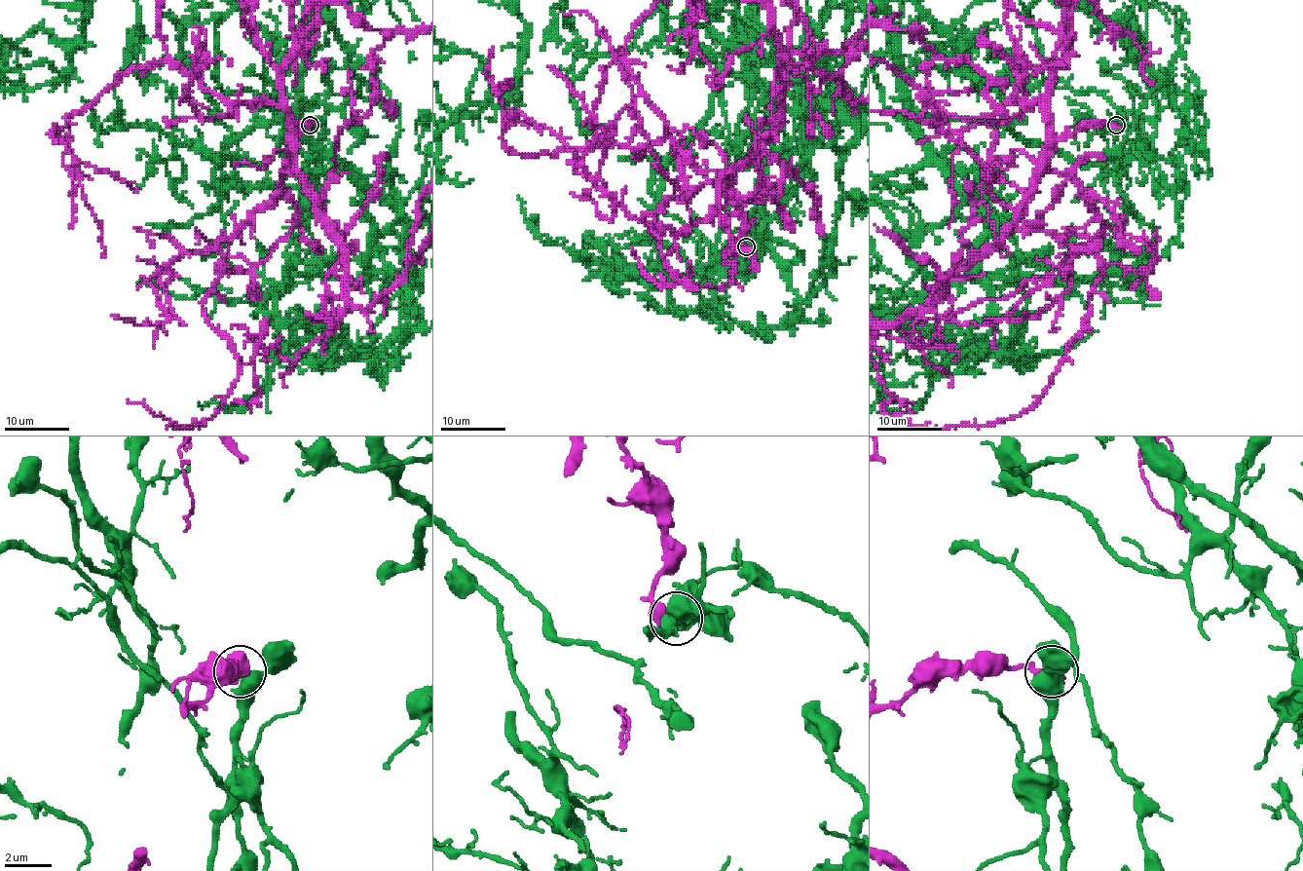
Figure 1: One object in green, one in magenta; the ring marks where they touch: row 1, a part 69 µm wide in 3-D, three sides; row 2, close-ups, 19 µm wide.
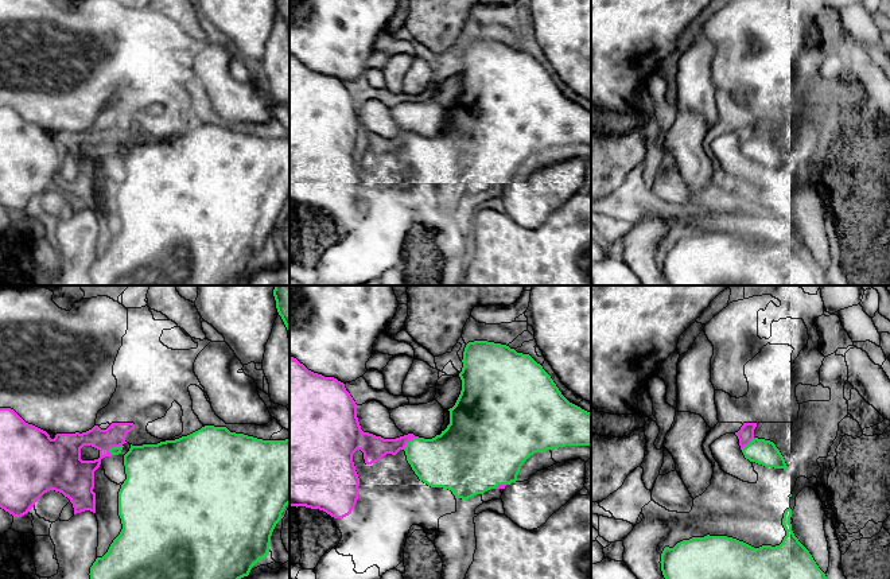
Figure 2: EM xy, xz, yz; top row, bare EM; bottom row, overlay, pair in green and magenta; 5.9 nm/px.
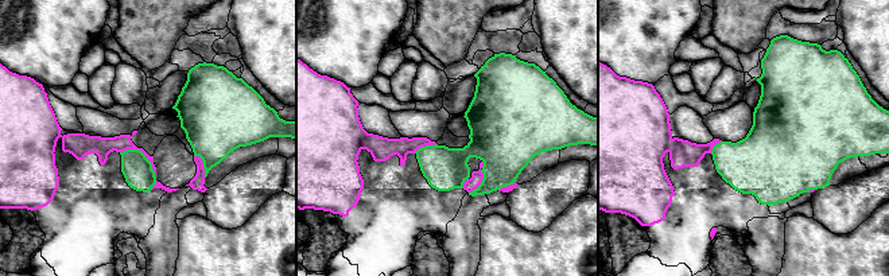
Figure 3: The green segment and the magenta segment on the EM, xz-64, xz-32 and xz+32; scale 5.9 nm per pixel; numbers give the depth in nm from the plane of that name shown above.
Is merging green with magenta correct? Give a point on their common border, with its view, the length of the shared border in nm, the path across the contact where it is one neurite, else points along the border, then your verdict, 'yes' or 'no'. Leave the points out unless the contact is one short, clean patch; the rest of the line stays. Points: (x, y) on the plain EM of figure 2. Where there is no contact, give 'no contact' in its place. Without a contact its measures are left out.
contact xz (408, 140); length 120 nm; no

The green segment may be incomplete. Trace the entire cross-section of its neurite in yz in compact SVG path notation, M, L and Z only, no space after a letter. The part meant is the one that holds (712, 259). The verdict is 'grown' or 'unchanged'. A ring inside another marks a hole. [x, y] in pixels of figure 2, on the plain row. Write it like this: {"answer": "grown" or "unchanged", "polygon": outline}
{"answer": "unchanged", "polygon": "M786 207L782 217L782 224L786 229L786 234L784 236L782 241L780 244L772 245L772 244L762 244L759 246L754 246L743 240L739 240L732 236L727 234L704 234L704 236L692 236L689 238L683 238L677 241L673 246L665 245L661 252L661 269L662 273L668 281L668 285L829 285L827 281L825 272L819 267L816 260L813 259L809 249L798 240L798 237L794 234L792 229L790 222L792 215L792 207Z"}

